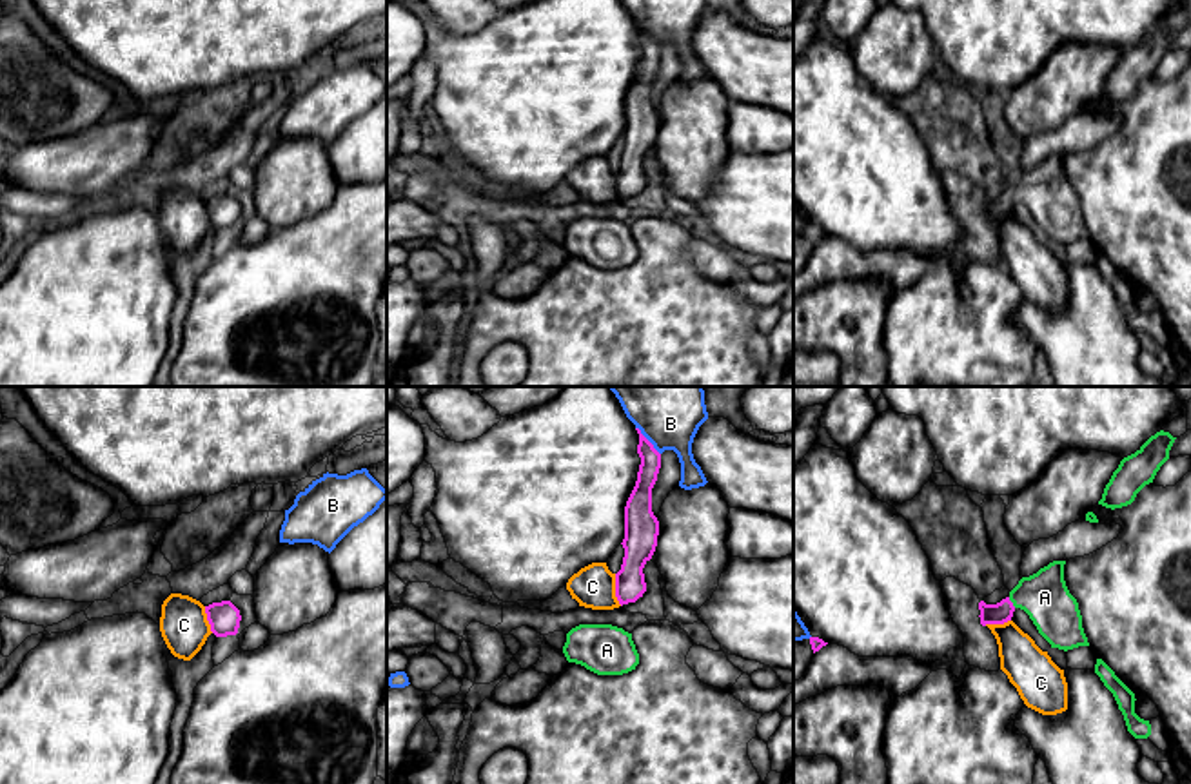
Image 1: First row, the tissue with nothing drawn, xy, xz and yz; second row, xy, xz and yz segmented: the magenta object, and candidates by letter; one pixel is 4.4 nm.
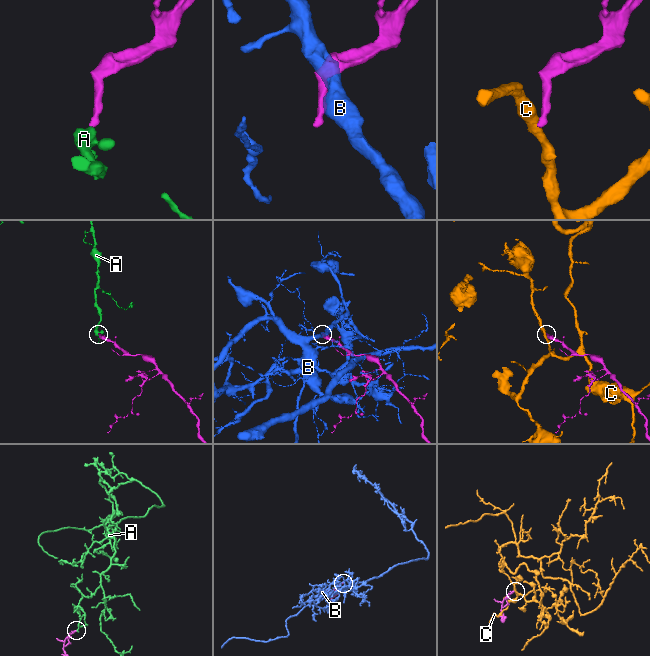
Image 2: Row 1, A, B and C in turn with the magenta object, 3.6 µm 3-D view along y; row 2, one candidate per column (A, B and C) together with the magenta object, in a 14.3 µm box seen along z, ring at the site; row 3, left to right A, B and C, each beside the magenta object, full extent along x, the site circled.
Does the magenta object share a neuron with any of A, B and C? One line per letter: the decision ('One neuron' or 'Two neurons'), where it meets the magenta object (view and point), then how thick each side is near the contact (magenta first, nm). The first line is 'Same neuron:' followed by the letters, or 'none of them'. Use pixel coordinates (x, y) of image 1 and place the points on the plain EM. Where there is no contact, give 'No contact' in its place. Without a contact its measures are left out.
Same neuron: A
A: One neuron. Touches magenta at yz (1012, 196). Thickness 100 nm (magenta) against 220 nm
B: Two neurons. Touches magenta at xz (649, 35). Thickness 100 nm (magenta) against 190 nm
C: Two neurons. Touches magenta at xz (616, 184). Thickness 150 nm (magenta) against 190 nm

